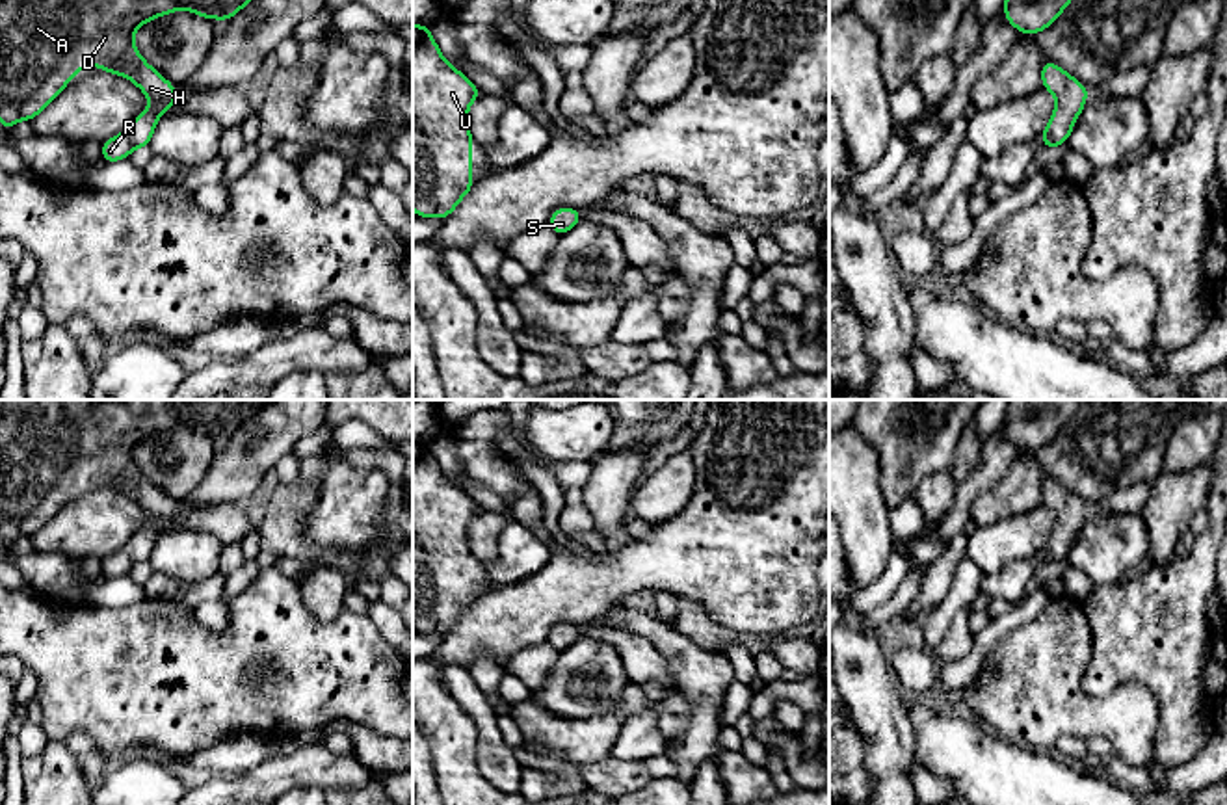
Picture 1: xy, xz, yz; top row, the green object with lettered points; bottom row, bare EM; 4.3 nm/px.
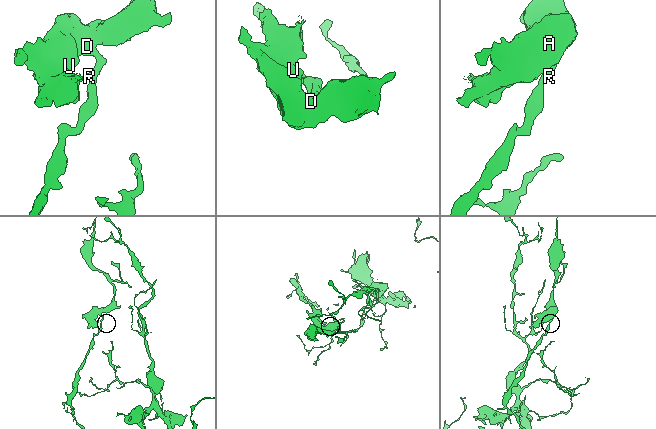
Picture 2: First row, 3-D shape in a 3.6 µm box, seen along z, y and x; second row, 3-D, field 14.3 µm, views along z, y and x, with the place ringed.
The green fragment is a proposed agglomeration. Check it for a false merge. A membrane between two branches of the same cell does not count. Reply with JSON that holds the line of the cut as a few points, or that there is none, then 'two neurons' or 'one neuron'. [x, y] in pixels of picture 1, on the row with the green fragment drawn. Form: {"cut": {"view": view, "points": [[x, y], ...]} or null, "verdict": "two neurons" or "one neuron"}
{"cut": null, "verdict": "one neuron"}

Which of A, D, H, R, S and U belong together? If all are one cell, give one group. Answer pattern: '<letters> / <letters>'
A D H R S U

